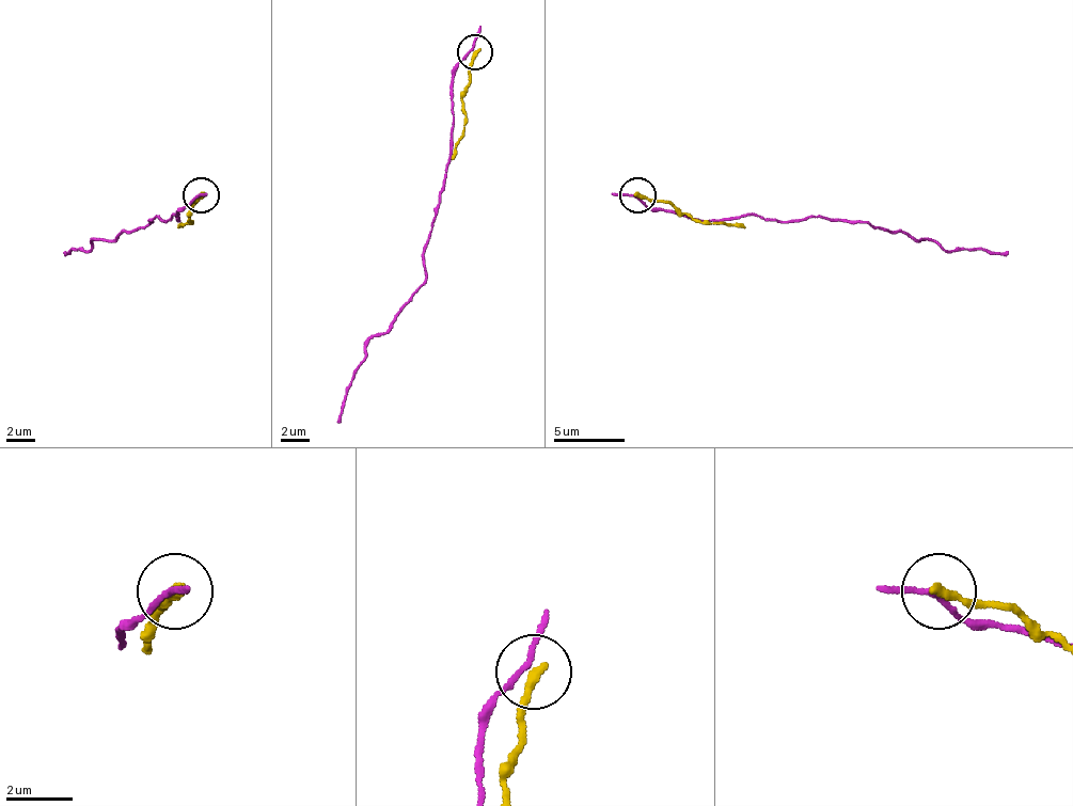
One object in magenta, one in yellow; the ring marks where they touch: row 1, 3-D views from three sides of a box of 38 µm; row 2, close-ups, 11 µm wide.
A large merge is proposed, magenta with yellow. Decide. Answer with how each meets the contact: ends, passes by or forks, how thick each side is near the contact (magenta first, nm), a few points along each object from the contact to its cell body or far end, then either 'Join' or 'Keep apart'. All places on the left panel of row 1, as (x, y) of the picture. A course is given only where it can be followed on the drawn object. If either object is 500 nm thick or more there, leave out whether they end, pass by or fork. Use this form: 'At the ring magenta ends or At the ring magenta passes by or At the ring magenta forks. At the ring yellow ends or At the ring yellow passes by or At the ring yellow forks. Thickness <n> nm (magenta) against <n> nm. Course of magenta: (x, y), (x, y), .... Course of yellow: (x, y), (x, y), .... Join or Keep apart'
At the ring magenta passes by. At the ring yellow ends. Thickness 160 nm (magenta) against 300 nm. Course of magenta: (198, 196), (176, 214), (180, 221), (173, 214), (112, 239), (94, 239), (88, 250), (65, 250). Course of yellow: (202, 196), (187, 214), (191, 221), (176, 228). Keep apart

